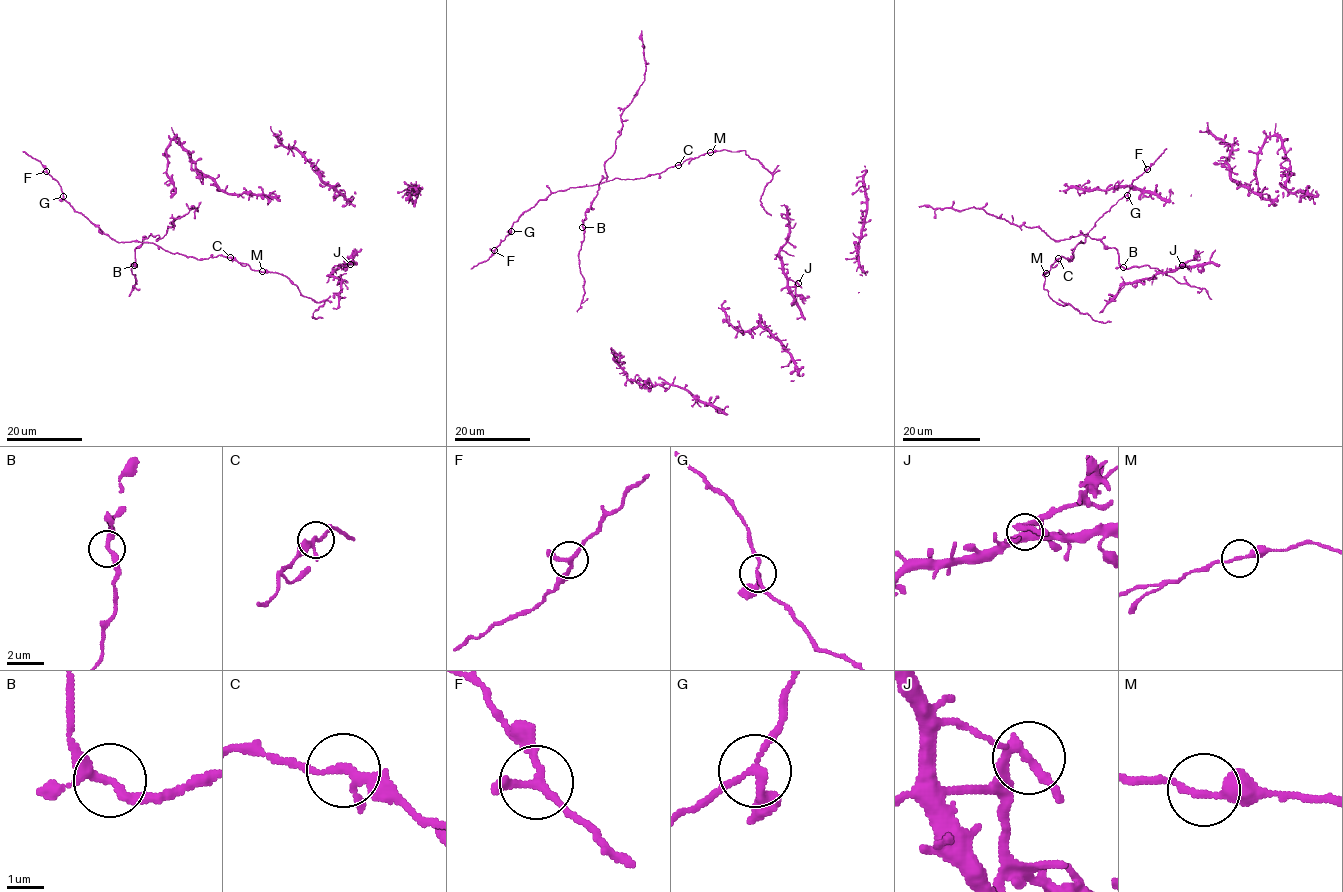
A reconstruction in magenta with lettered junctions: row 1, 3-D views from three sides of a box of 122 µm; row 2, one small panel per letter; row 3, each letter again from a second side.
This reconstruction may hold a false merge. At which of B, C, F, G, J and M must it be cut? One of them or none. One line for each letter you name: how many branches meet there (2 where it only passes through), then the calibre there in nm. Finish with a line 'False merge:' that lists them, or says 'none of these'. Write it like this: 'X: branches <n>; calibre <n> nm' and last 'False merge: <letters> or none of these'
False merge: none of these

